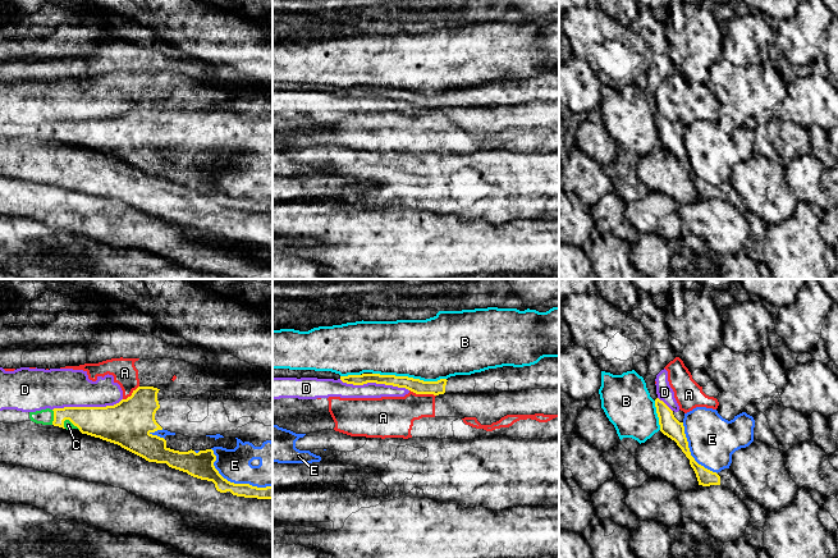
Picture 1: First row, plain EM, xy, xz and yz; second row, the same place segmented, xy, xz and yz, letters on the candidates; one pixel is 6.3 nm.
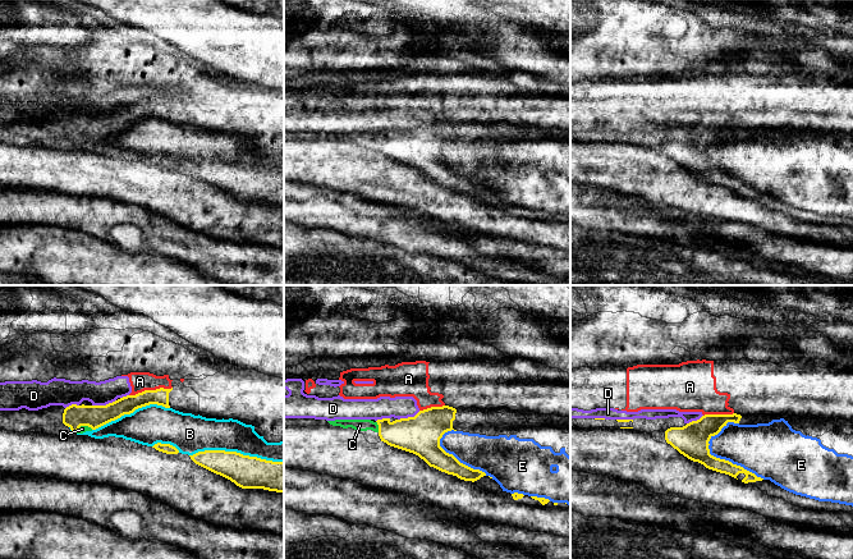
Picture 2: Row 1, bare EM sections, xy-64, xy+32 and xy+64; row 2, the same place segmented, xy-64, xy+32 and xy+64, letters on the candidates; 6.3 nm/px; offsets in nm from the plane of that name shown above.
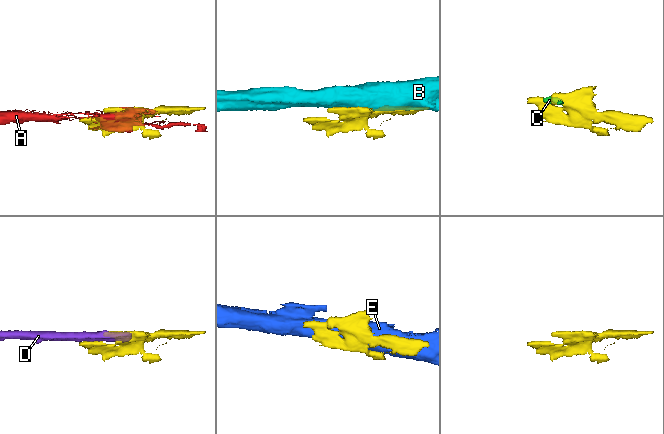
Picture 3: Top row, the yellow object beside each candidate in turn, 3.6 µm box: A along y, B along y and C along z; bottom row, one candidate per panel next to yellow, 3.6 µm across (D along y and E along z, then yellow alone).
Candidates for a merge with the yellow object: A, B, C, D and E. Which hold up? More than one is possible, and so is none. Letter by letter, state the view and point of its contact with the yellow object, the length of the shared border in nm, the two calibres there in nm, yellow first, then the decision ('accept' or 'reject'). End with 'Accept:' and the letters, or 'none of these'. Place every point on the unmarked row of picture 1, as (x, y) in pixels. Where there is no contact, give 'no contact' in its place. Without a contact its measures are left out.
A: contact xz (422, 106); length 170 nm; calibres 90 and 260 nm; reject
B: contact xz (410, 91); length 460 nm; calibres 90 and 380 nm; reject
C: contact xy (54, 131); length 100 nm; calibres 180 and 100 nm; accept
D: contact xy (87, 120); length 440 nm; calibres 260 and 260 nm; reject
E: contact xy (233, 196); length 460 nm; calibres 160 and 200 nm; reject
Accept: C

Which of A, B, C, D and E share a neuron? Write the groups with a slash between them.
A D / B / C / E

